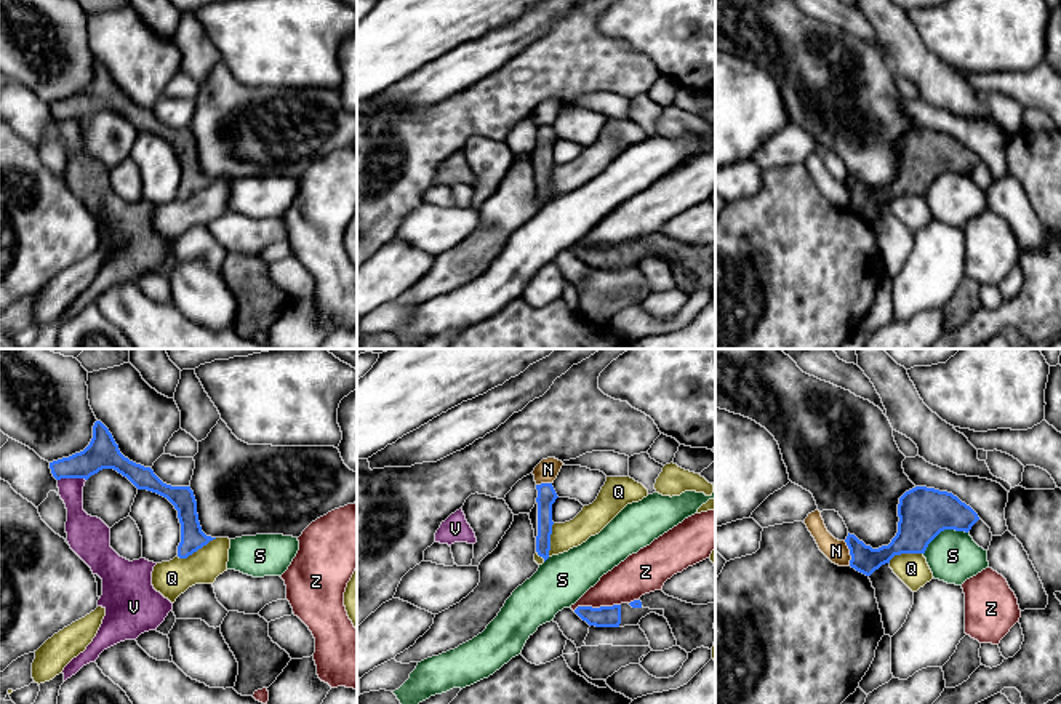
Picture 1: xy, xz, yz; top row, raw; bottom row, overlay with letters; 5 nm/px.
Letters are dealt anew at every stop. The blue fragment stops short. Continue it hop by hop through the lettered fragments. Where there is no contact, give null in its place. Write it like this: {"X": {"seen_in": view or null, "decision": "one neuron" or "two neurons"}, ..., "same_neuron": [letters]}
{"N": {"seen_in": "yz", "decision": "two neurons"}, "Q": {"seen_in": "xy", "decision": "two neurons"}, "S": {"seen_in": "yz", "decision": "two neurons"}, "V": {"seen_in": "xy", "decision": "two neurons"}, "Z": {"seen_in": "xz", "decision": "two neurons"}, "same_neuron": []}

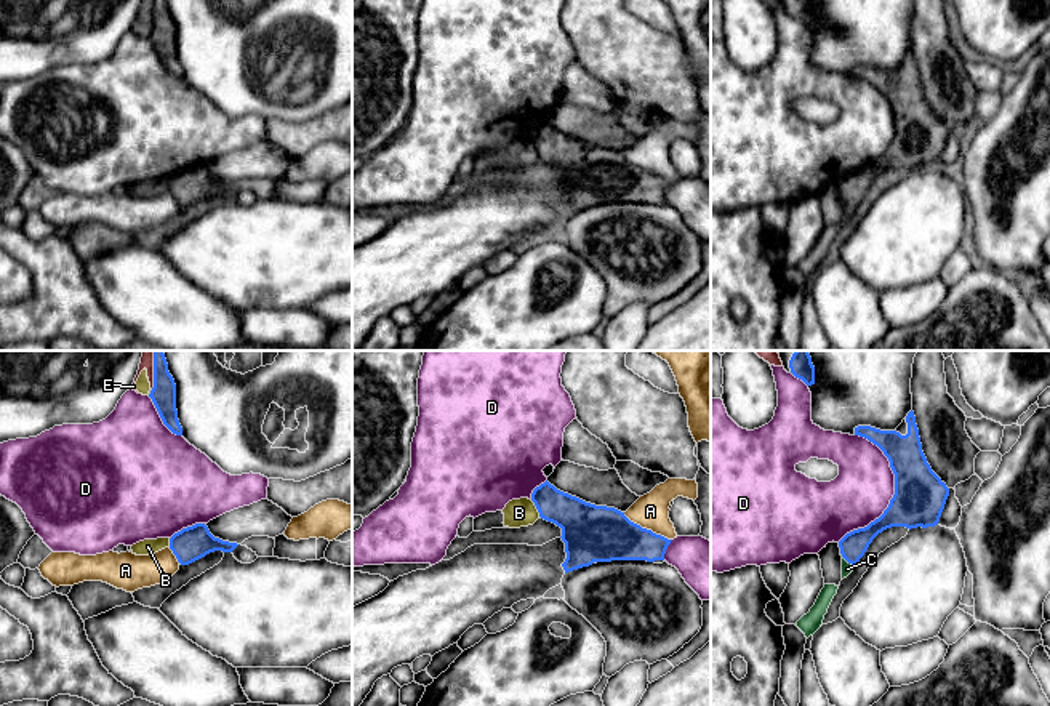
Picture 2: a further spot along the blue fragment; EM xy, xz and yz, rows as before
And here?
{"A": {"seen_in": "xz", "decision": "two neurons"}, "B": {"seen_in": "xz", "decision": "two neurons"}, "C": {"seen_in": "yz", "decision": "one neuron"}, "D": {"seen_in": "yz", "decision": "two neurons"}, "E": {"seen_in": "xy", "decision": "two neurons"}, "same_neuron": ["C"]}

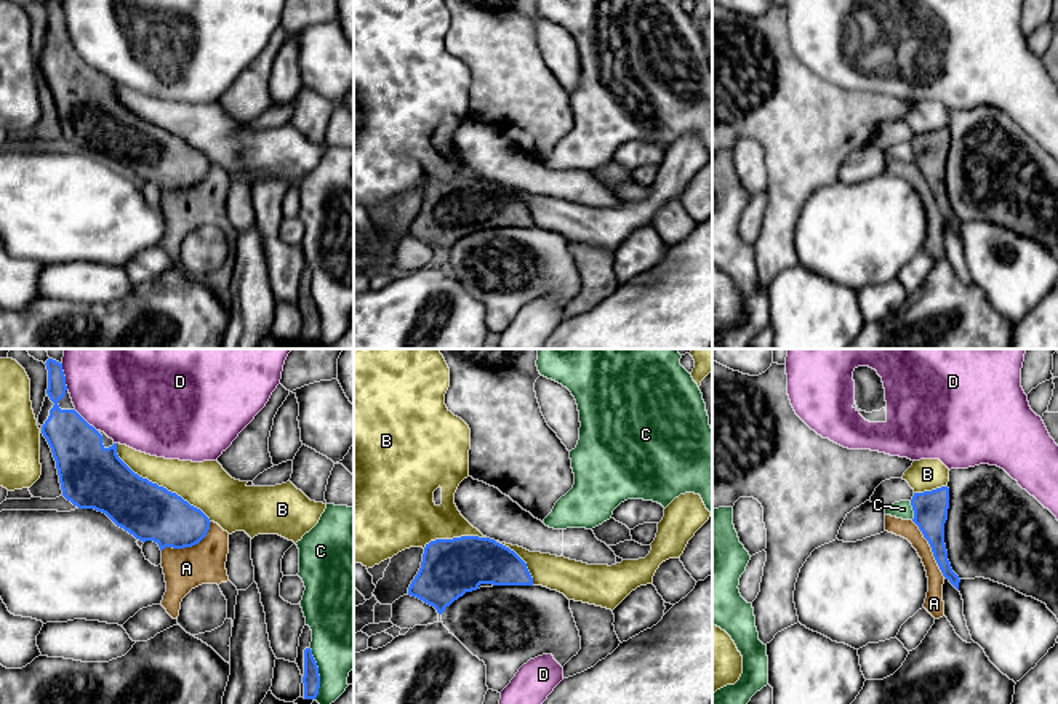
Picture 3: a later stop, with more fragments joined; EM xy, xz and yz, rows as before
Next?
{"A": {"seen_in": "xy", "decision": "two neurons"}, "B": {"seen_in": "xy", "decision": "two neurons"}, "C": {"seen_in": "xy", "decision": "two neurons"}, "D": {"seen_in": "xy", "decision": "two neurons"}, "same_neuron": []}

